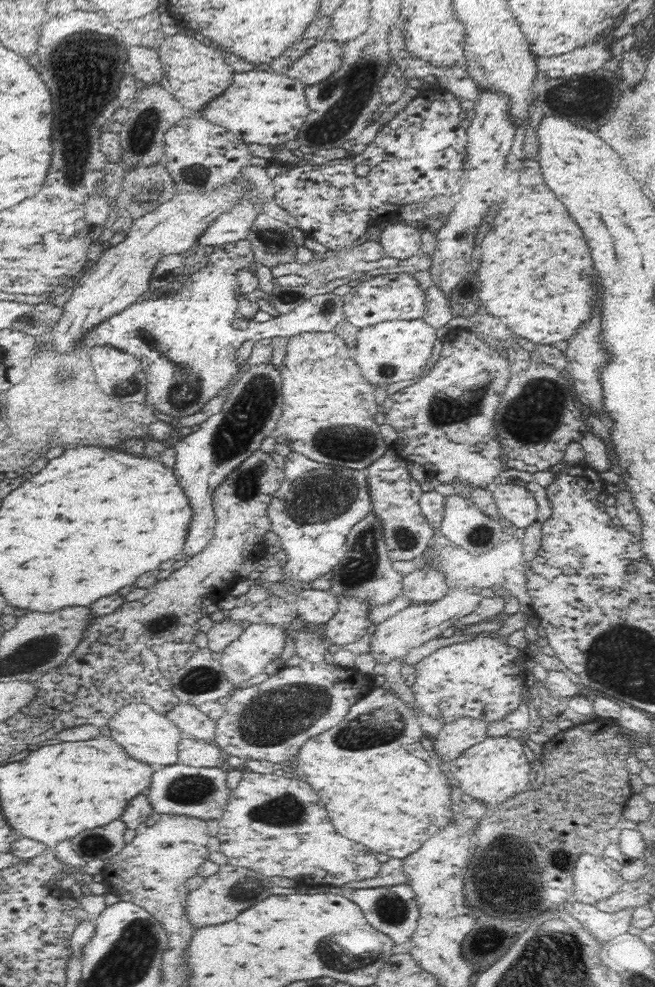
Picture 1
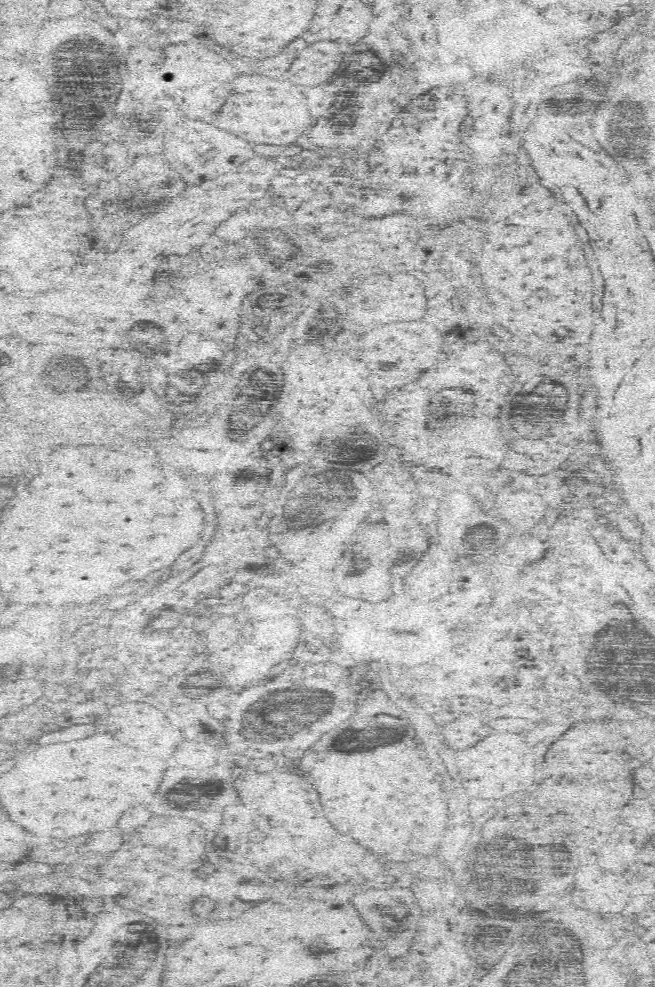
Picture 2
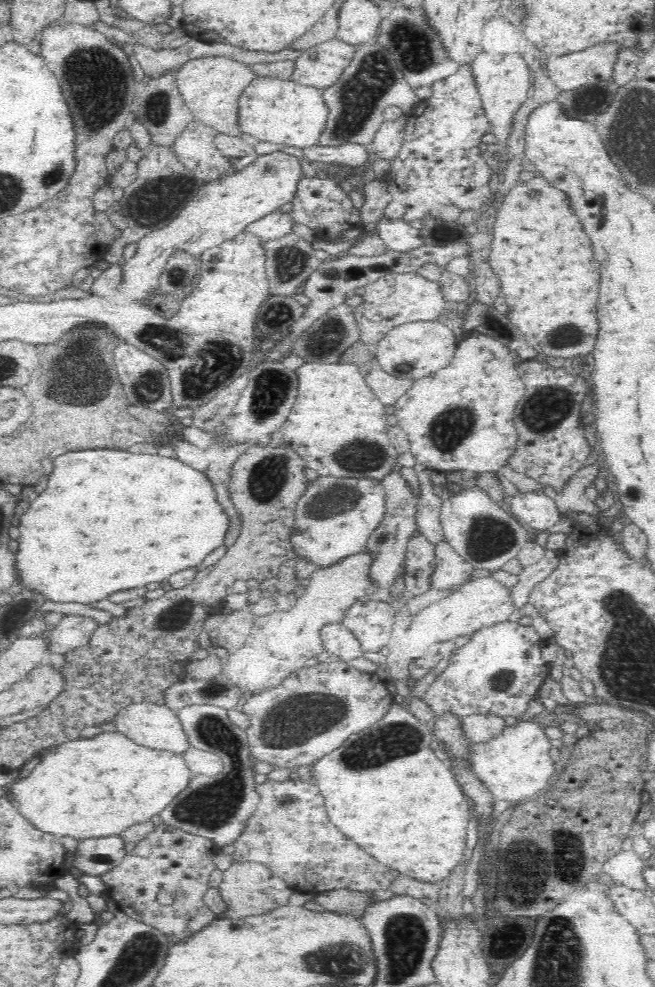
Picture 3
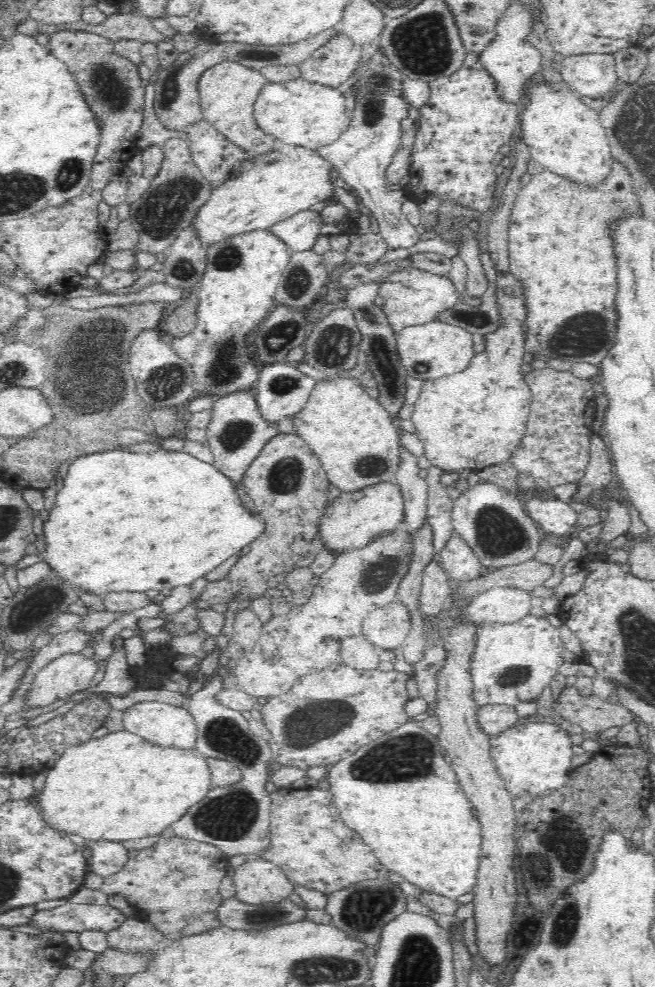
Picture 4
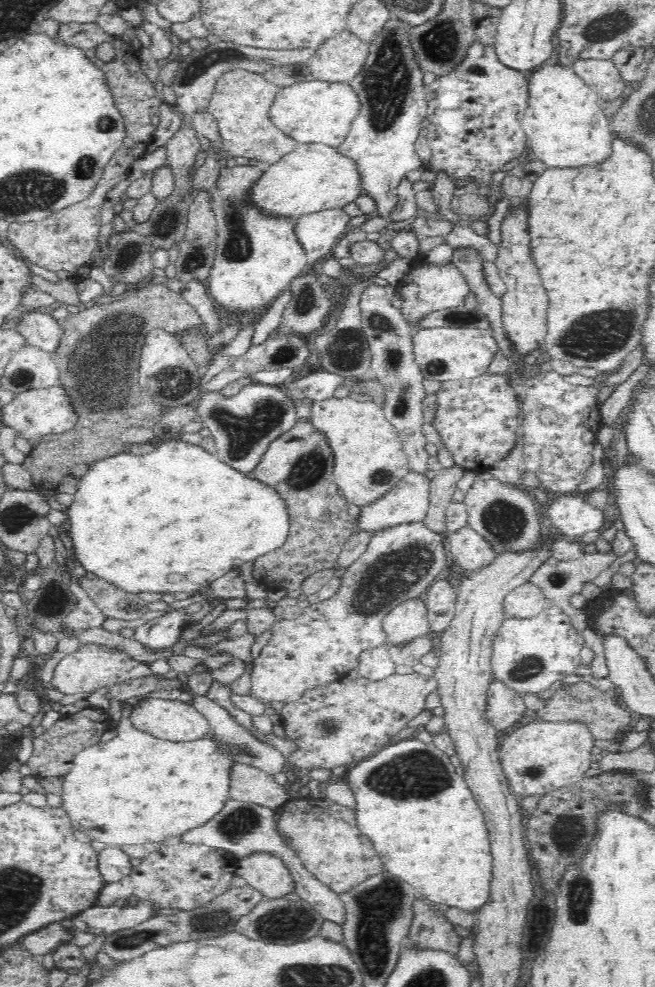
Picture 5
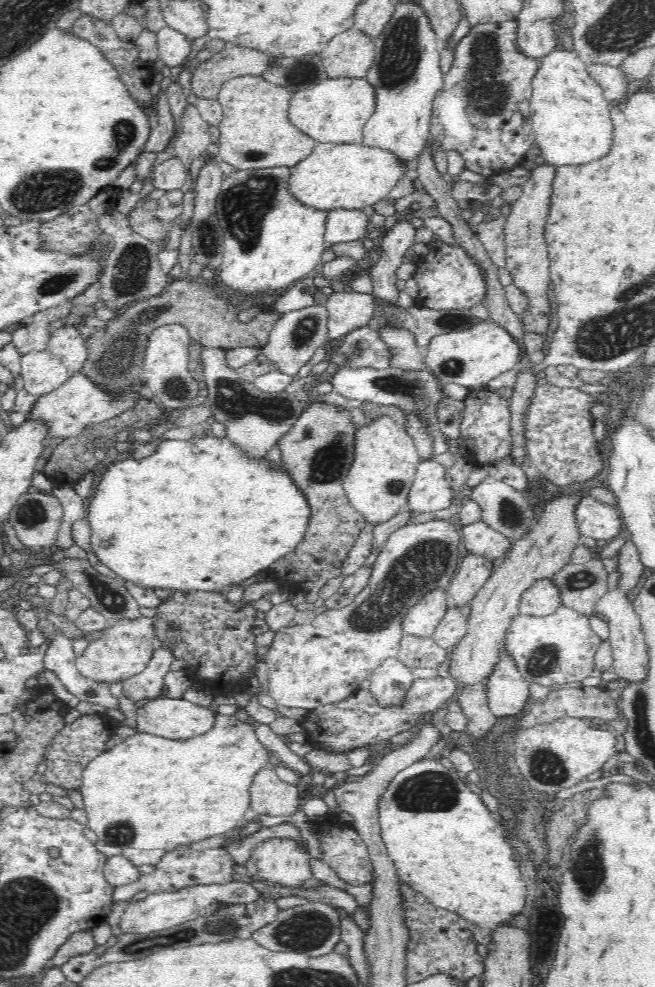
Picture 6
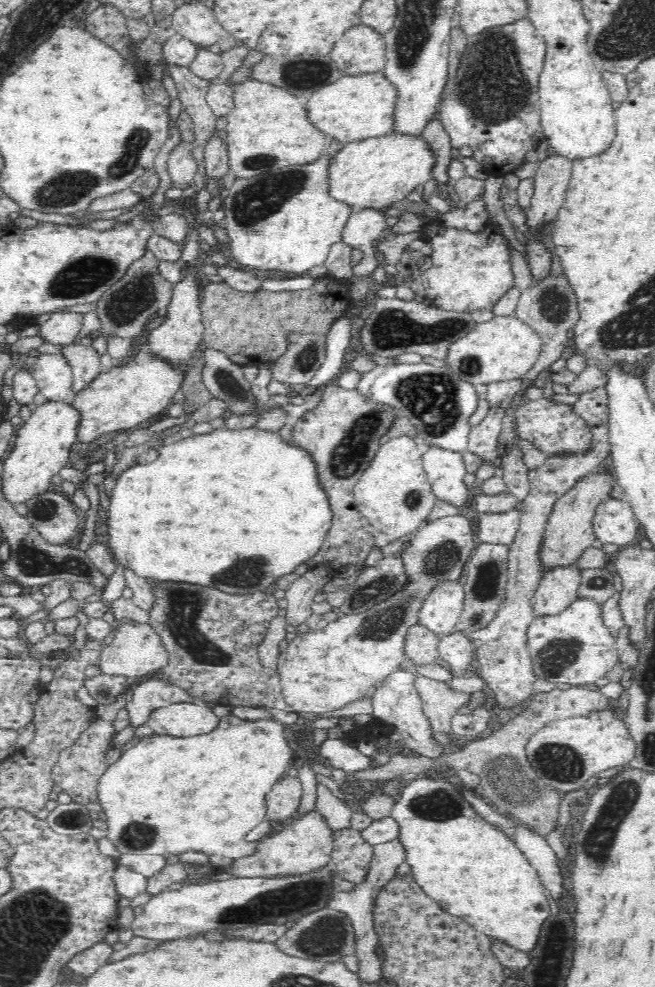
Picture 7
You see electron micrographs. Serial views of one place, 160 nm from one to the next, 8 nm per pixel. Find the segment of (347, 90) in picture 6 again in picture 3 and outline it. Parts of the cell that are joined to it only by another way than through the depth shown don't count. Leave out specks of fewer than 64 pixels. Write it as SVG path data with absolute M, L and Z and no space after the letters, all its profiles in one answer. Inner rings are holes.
M254 78L238 98L238 128L244 134L256 138L251 140L257 149L264 149L264 142L284 144L294 152L316 145L318 134L323 129L328 109L318 90L308 88L290 80L278 78Z

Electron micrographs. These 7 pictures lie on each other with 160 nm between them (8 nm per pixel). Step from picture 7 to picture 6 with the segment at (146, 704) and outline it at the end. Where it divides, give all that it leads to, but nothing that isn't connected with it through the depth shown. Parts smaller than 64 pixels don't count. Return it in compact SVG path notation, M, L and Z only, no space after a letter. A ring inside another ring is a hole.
M156 638L154 648L144 670L124 683L123 694L127 699L134 702L164 696L162 694L162 688L164 688L163 678L170 671L173 660L175 658L174 653L172 653L172 645L159 642Z

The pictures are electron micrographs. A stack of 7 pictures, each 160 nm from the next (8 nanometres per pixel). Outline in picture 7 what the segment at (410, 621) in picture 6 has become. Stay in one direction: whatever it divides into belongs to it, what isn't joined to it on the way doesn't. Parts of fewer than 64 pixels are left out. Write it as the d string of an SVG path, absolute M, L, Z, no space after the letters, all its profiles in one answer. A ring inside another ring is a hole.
M458 580L436 586L422 602L417 624L439 637L451 633L456 628L463 596Z

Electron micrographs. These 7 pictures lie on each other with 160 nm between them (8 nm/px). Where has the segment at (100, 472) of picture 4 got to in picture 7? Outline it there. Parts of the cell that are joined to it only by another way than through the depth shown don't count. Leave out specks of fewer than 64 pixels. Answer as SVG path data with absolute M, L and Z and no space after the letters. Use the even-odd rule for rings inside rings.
M255 428L246 429L214 429L213 431L190 436L190 438L182 438L177 441L163 441L159 444L158 458L150 464L136 464L124 470L116 482L114 488L110 492L110 499L106 499L104 506L106 507L106 526L102 526L106 531L106 546L109 552L115 558L115 562L124 566L127 570L131 570L140 578L152 578L156 582L186 582L186 584L194 584L197 586L212 586L218 588L222 592L230 595L247 595L250 593L258 594L258 590L262 593L274 593L266 590L268 584L284 574L294 572L298 566L310 566L309 558L318 550L322 538L325 537L329 525L331 524L331 510L325 493L319 487L315 475L314 463L309 459L308 453L294 447L292 442L284 442L278 432L260 432Z

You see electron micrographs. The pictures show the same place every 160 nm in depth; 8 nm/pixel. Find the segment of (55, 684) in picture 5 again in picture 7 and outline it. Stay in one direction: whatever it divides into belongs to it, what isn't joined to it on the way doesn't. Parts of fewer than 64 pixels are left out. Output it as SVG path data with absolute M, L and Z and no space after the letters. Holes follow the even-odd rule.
M129 621L128 624L119 624L114 638L110 644L104 644L98 653L95 666L102 674L110 676L141 677L162 670L167 665L167 652L161 643L158 633L148 623L136 623Z

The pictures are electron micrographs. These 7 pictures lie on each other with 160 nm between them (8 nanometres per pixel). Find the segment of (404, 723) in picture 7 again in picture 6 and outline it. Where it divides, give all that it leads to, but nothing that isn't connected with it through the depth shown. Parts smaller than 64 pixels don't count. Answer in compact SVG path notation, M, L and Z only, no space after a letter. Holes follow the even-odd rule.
M396 657L384 659L368 676L370 688L380 704L402 704L402 694L412 684L413 674Z

